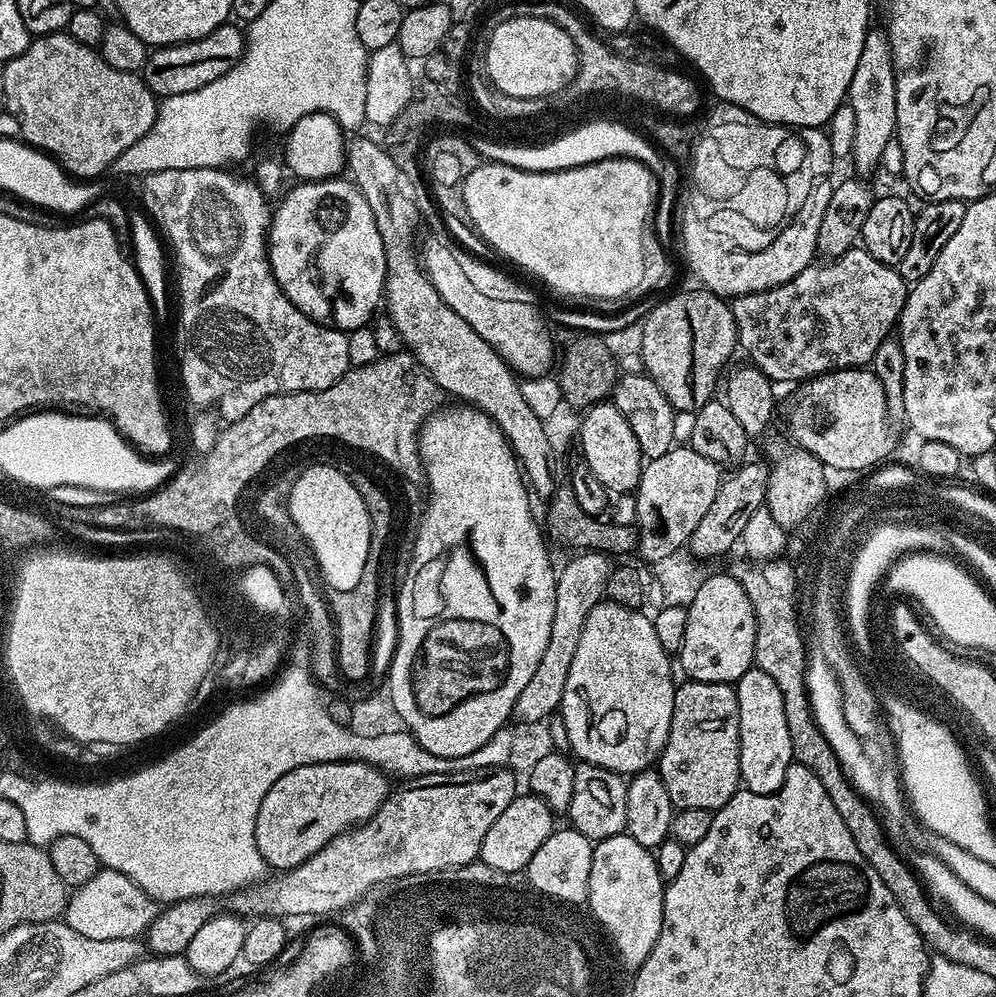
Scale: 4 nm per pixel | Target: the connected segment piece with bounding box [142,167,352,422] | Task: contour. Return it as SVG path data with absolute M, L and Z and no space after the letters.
M218 167L149 172L142 180L142 208L152 224L162 230L171 259L176 259L176 280L180 283L176 352L180 355L184 388L201 409L216 409L231 422L254 410L258 402L282 392L317 392L334 386L348 371L352 352L348 349L349 337L341 329L313 320L286 298L268 264L268 225L273 213L269 197L257 187L255 179L243 180L224 171L228 170Z

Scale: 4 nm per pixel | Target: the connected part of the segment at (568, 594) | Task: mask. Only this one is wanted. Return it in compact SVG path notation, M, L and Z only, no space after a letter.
M581 551L568 565L559 569L556 578L556 597L554 598L554 622L550 622L550 642L546 642L546 651L538 662L538 670L534 670L534 678L526 682L526 690L518 694L518 702L514 713L520 722L544 722L559 709L562 694L566 690L566 674L570 674L570 662L574 662L574 650L578 650L578 638L582 638L582 626L586 626L586 618L590 618L590 610L605 599L604 588L612 576L613 561L599 551Z

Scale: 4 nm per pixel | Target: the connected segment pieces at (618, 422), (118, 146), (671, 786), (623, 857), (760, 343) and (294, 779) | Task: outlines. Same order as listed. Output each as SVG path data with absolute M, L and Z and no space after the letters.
M601 402L587 409L579 421L579 438L581 446L584 447L582 458L609 493L635 493L640 485L640 471L644 469L645 461L640 455L638 438L634 438L634 430L630 430L630 422L622 418L615 404Z
M67 31L35 37L22 54L7 61L3 68L2 92L20 121L23 143L51 156L65 173L73 177L96 178L92 176L107 173L115 159L142 139L156 121L158 100L144 85L143 79L134 72L114 70L114 66L100 57L97 49L74 42Z
M688 680L676 689L668 741L658 761L658 771L677 809L712 812L726 806L741 787L740 711L732 684Z
M627 834L611 836L599 841L592 849L592 869L588 902L592 914L600 921L605 933L629 964L646 959L658 942L664 913L666 881L660 877L655 855Z
M863 246L851 248L837 260L825 263L825 268L819 268L818 264L809 264L806 270L782 286L774 286L765 292L751 292L731 301L739 347L742 352L744 348L745 354L752 359L749 361L765 372L773 382L807 382L838 368L863 368L871 365L878 346L893 335L904 309L909 285L904 283L893 265L878 262L878 258L871 256Z
M335 760L298 766L262 798L254 838L269 869L297 868L343 832L366 823L390 795L389 777L377 765L362 760Z

